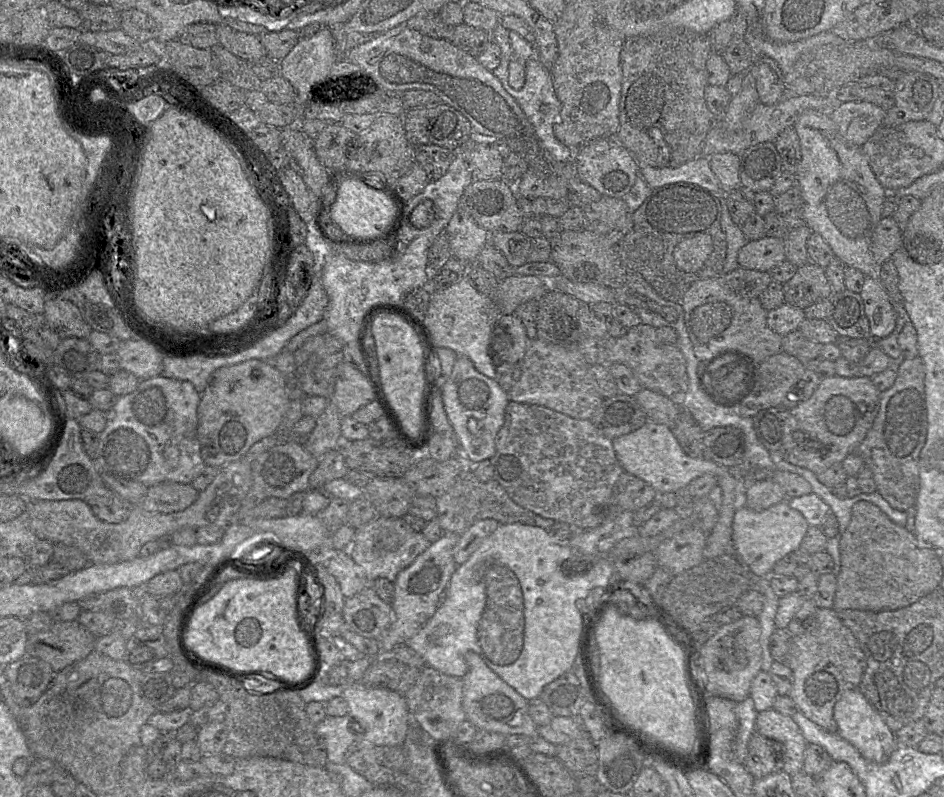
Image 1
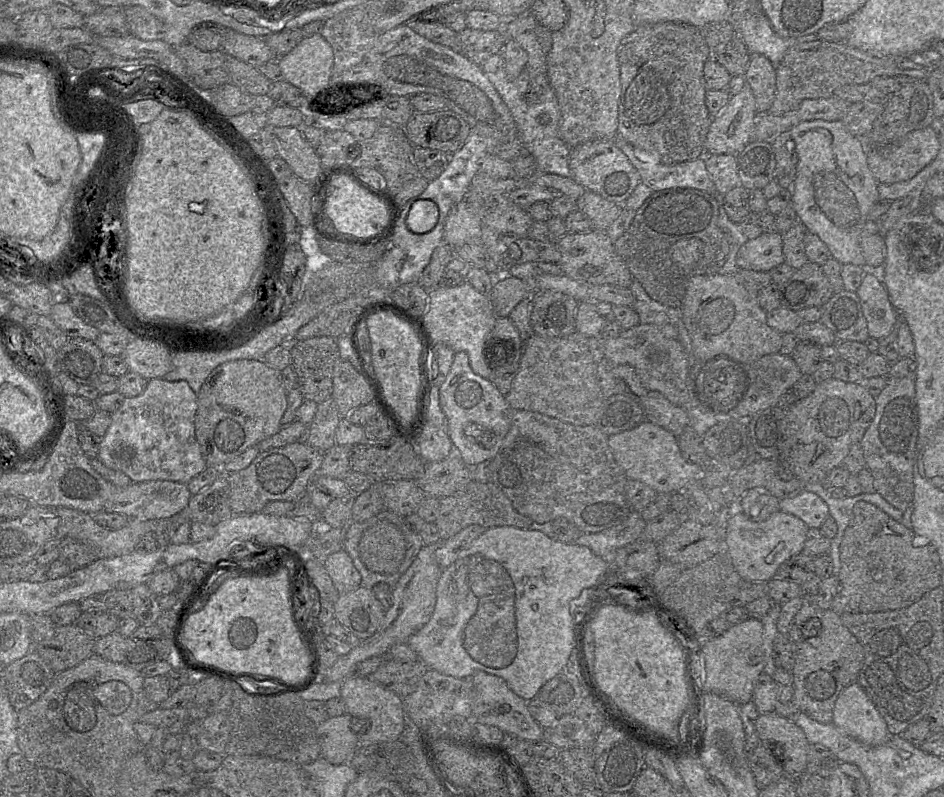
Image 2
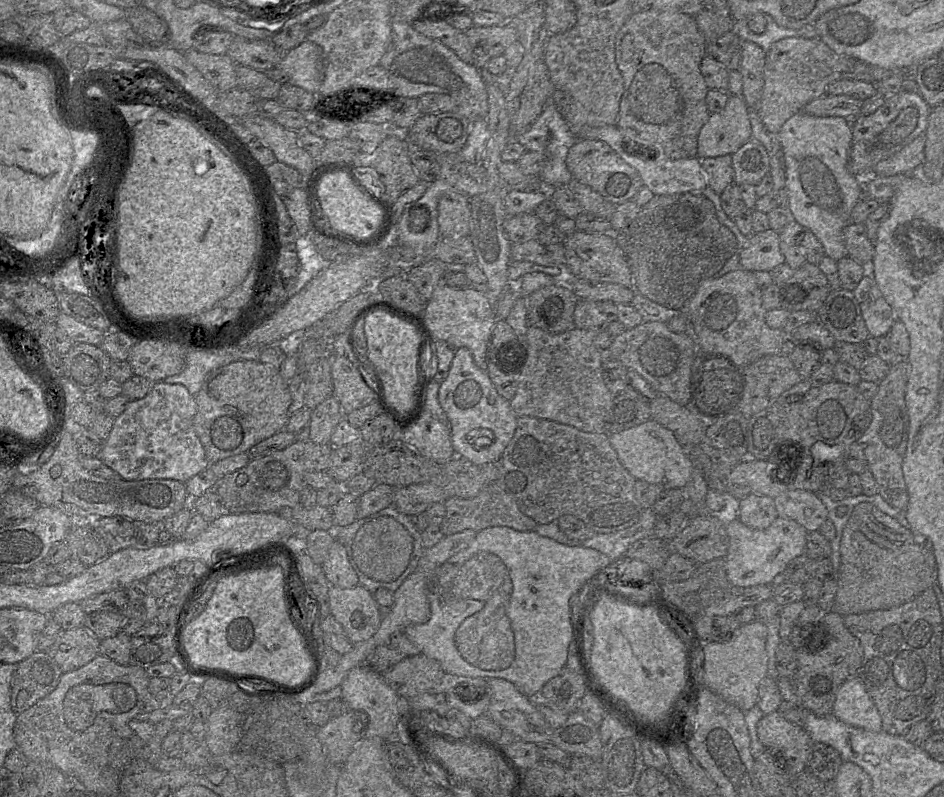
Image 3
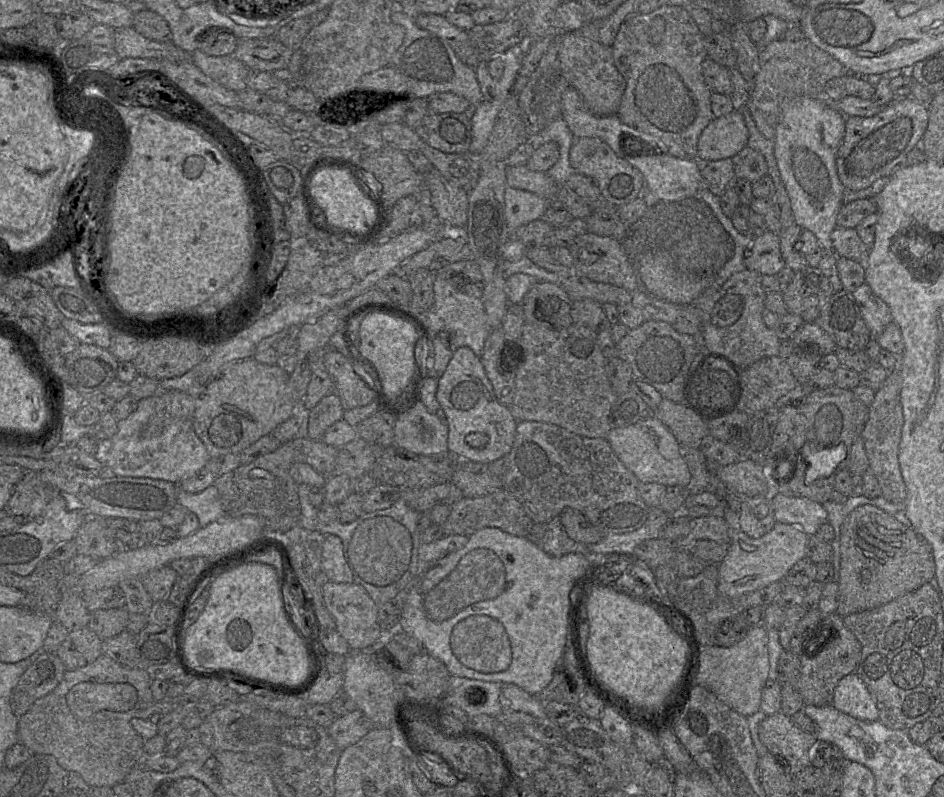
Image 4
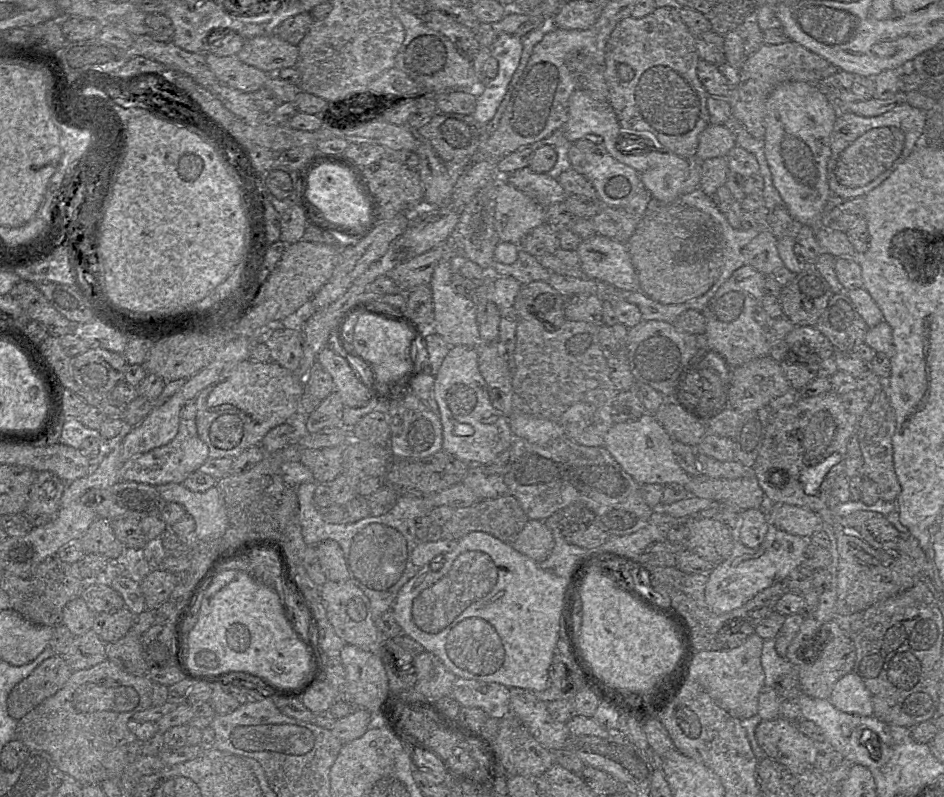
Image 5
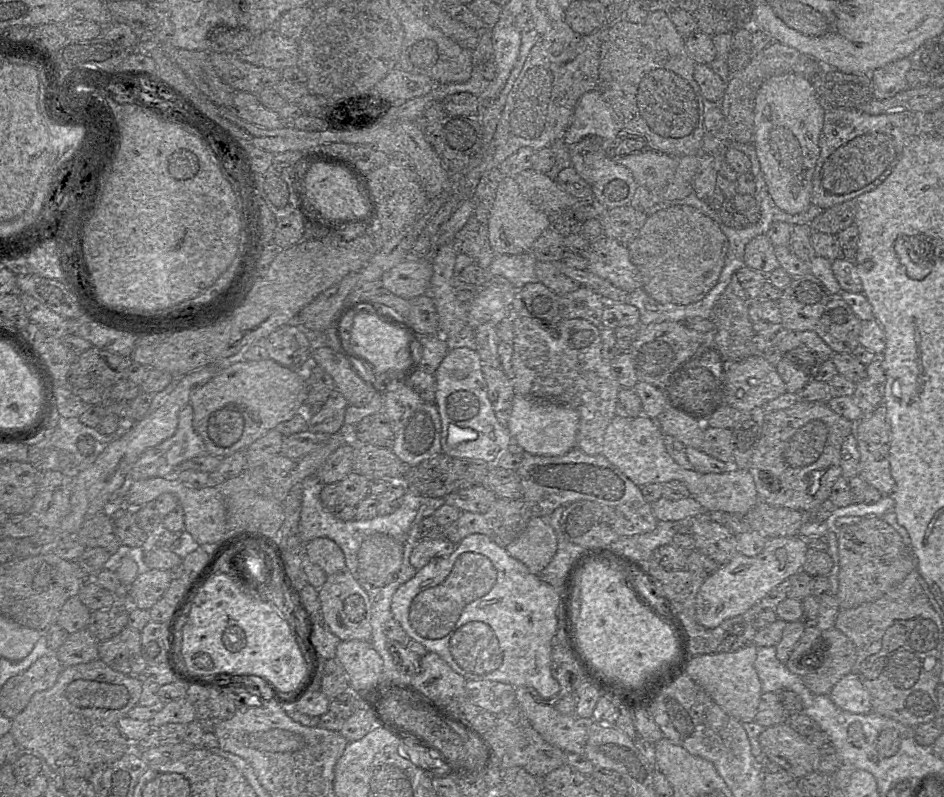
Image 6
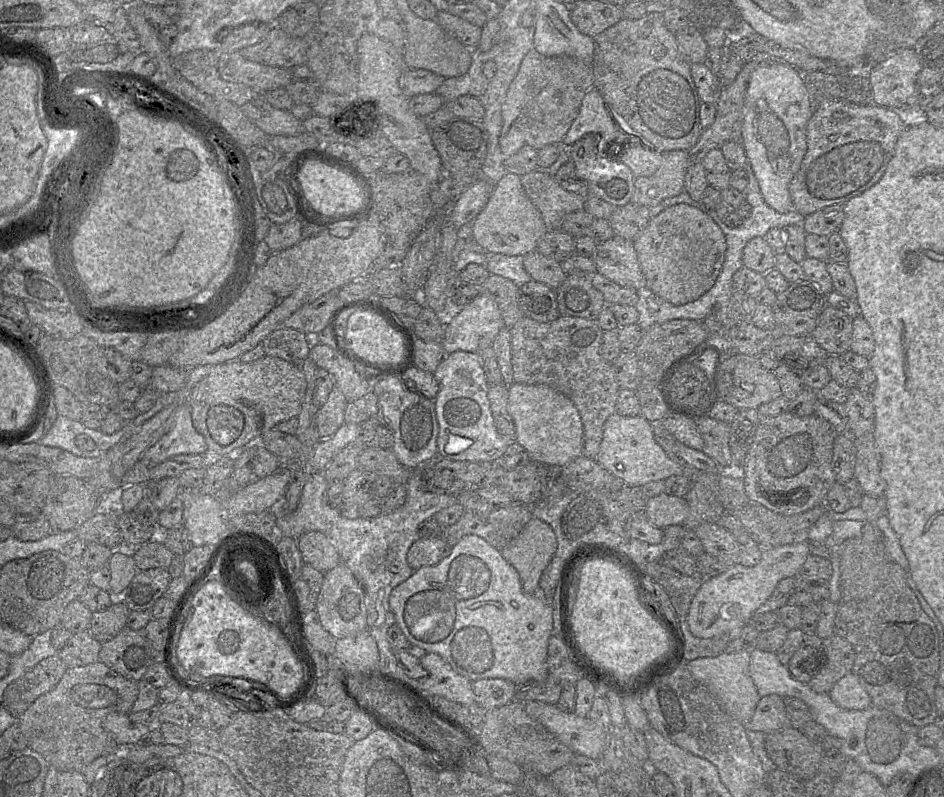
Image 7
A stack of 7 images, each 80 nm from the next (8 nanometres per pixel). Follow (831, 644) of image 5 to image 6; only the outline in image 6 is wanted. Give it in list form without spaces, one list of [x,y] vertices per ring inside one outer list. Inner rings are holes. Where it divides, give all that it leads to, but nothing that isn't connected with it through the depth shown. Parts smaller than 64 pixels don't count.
[[[835,627],[823,631],[821,636],[822,664],[803,676],[802,681],[813,694],[829,695],[835,684],[851,673],[856,661],[856,648]]]

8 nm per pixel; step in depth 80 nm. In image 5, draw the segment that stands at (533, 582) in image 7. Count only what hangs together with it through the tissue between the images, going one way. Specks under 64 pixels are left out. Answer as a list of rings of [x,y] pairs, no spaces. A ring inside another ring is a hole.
[[[529,519],[511,545],[516,551],[540,564],[551,553],[554,538],[544,521]]]

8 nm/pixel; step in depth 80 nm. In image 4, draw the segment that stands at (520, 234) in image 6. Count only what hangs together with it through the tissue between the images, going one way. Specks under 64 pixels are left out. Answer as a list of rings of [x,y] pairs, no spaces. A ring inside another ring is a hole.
[[[507,186],[505,190],[504,221],[508,237],[514,237],[521,226],[541,219],[548,200],[518,188]]]

